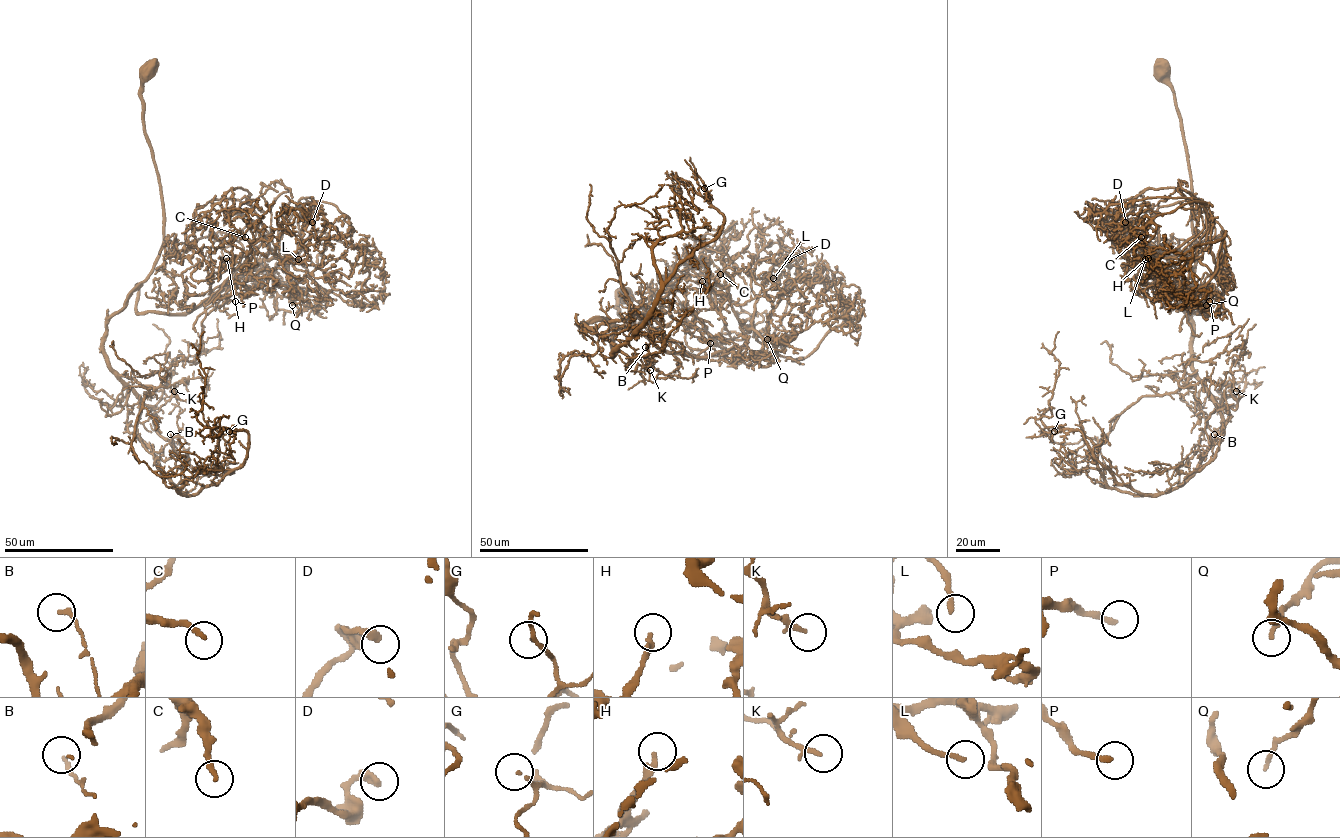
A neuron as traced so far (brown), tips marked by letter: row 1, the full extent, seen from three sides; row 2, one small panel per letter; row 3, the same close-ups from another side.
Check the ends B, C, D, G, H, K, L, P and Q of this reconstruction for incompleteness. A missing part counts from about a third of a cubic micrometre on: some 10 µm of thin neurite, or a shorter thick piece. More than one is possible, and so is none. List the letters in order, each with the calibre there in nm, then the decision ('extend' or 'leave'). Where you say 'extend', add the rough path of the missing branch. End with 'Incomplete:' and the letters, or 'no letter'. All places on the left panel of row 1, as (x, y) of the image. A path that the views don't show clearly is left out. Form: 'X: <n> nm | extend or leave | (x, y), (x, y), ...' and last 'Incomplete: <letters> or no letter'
B: 150 nm | leave
C: 200 nm | leave
D: 320 nm | leave
G: 110 nm | leave
H: 220 nm | leave
K: 200 nm | leave
L: 180 nm | leave
P: 200 nm | extend
Q: 160 nm | leave
Incomplete: P

